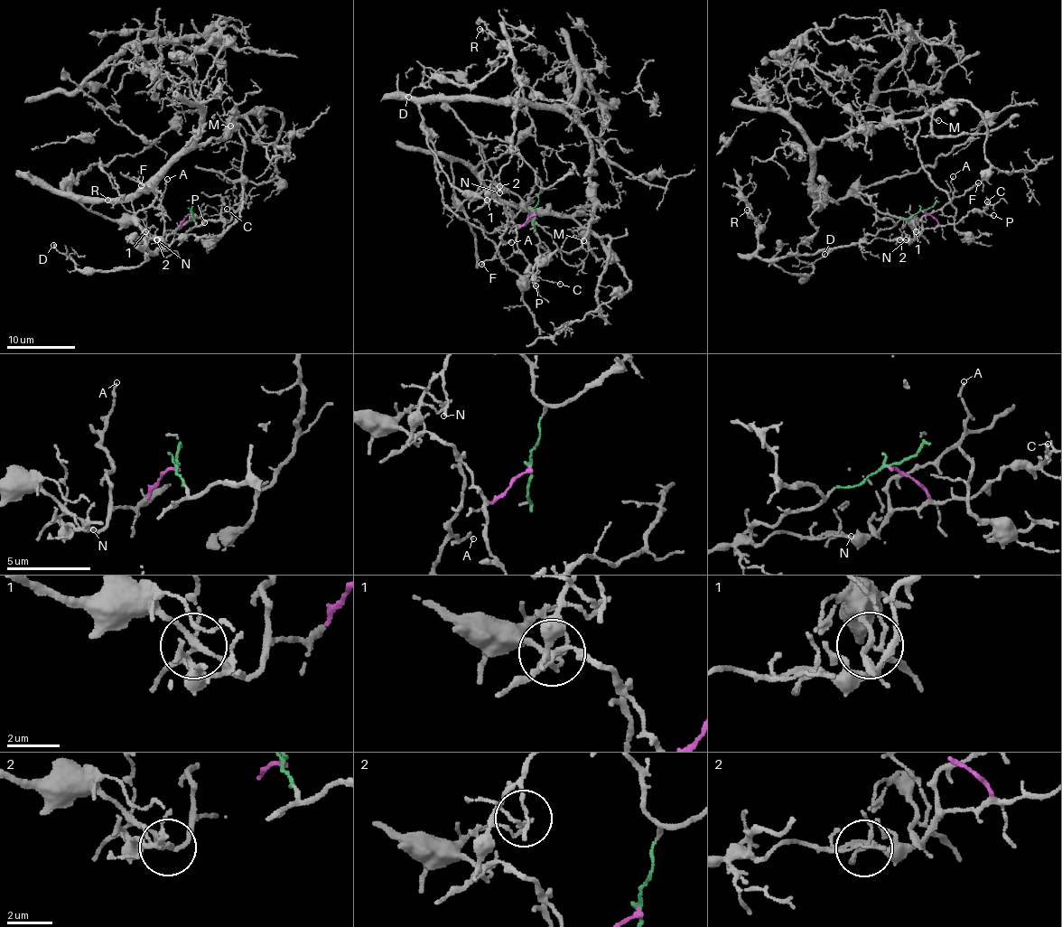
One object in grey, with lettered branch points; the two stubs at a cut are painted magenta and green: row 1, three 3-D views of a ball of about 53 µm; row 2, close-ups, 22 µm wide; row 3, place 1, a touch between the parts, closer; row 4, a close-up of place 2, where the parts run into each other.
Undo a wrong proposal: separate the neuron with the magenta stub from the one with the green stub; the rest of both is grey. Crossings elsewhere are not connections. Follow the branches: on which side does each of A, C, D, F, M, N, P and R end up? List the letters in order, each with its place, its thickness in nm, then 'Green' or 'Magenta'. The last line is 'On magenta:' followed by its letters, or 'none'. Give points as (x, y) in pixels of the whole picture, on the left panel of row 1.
A: Place: (167, 179). Thickness 130 nm. Magenta
C: Place: (227, 209). Thickness 110 nm. Magenta
D: Place: (53, 245). Thickness 170 nm. Green
F: Place: (141, 185). Thickness 200 nm. Magenta
M: Place: (230, 126). Thickness 130 nm. Magenta
N: Place: (157, 239). Thickness 150 nm. Green
P: Place: (204, 222). Thickness 120 nm. Magenta
R: Place: (107, 200). Thickness 80 nm. Green
On magenta: A, C, F, M, P

